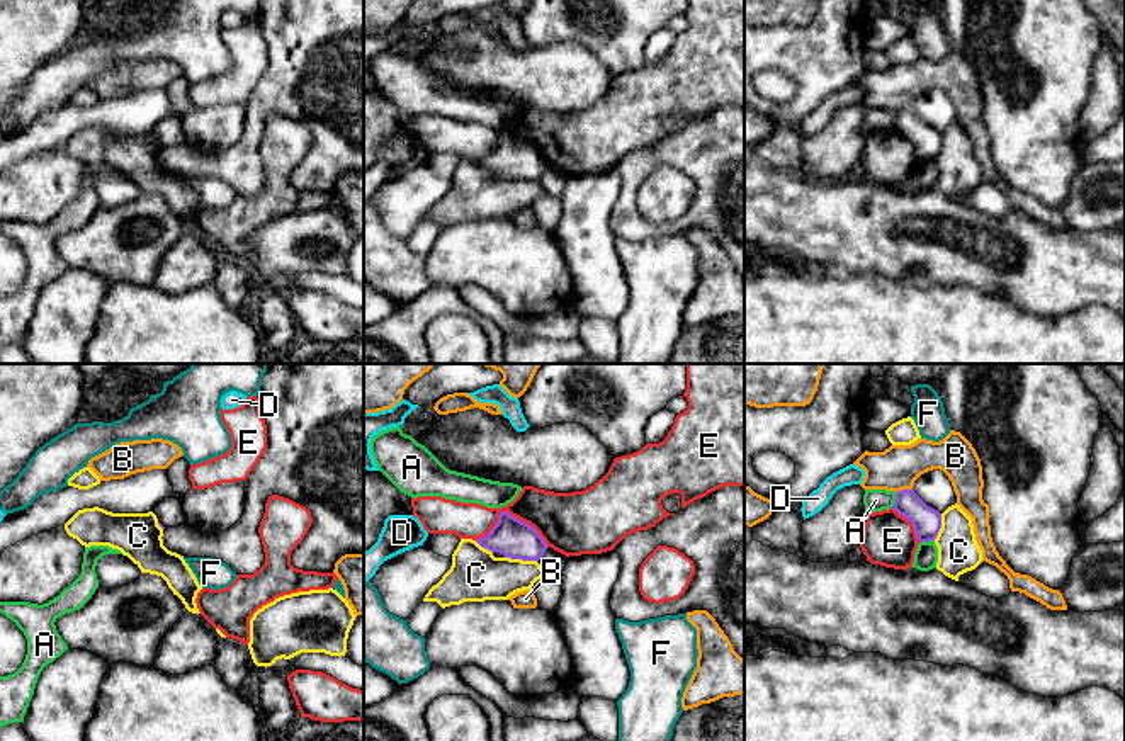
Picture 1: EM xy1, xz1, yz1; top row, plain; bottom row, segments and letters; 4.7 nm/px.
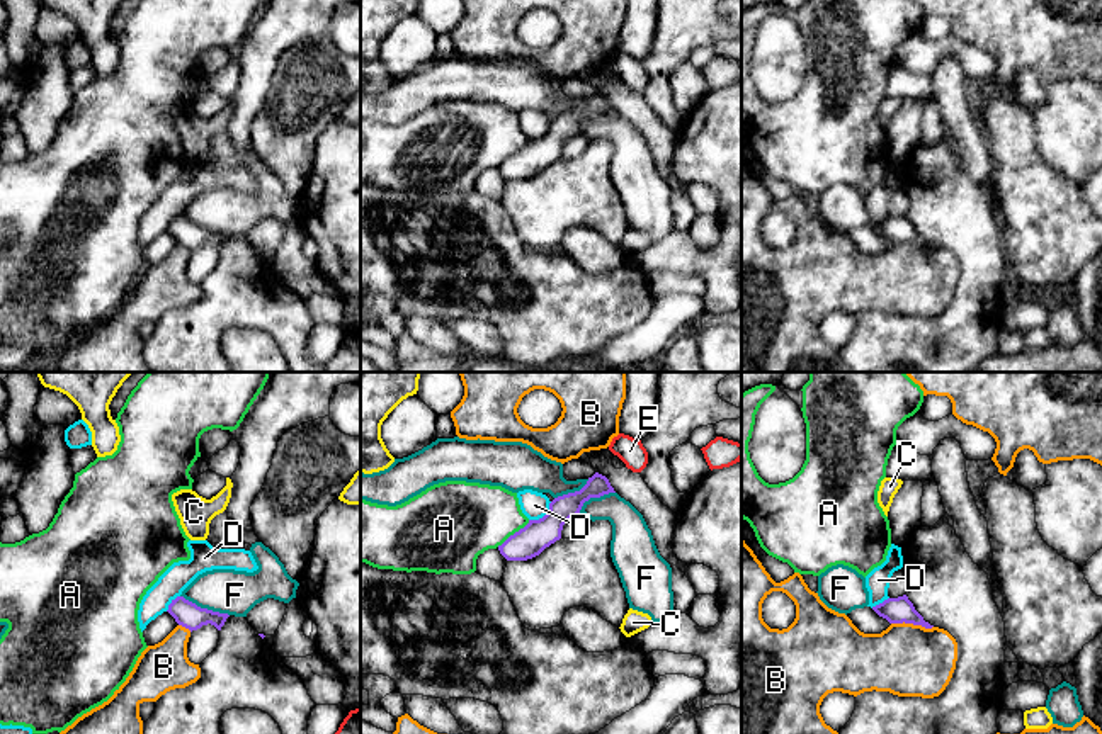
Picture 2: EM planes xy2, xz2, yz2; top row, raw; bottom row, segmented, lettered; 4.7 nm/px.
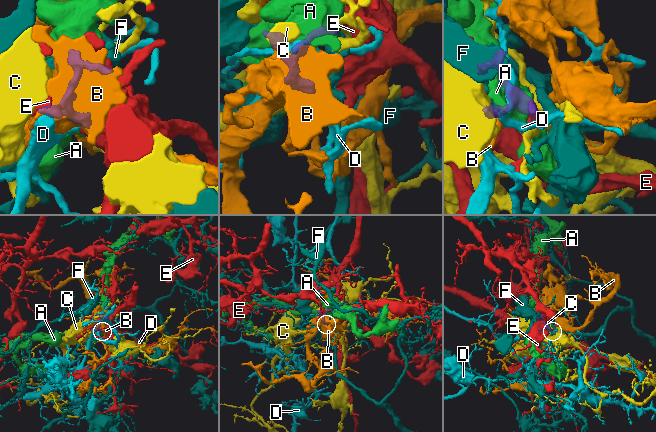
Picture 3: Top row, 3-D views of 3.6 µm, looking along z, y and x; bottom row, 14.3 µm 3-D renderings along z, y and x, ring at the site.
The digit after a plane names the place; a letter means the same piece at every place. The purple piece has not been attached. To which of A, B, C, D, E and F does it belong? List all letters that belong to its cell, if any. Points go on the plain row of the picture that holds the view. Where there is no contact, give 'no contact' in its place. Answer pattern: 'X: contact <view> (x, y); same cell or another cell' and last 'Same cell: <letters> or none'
A: contact xz2 (514, 153); another cell
B: contact yz2 (912, 242); another cell
C: contact xz1 (520, 177); another cell
D: contact xz2 (545, 135); another cell
E: contact xz1 (508, 133); another cell
F: contact xy2 (204, 228); another cell
Same cell: none

